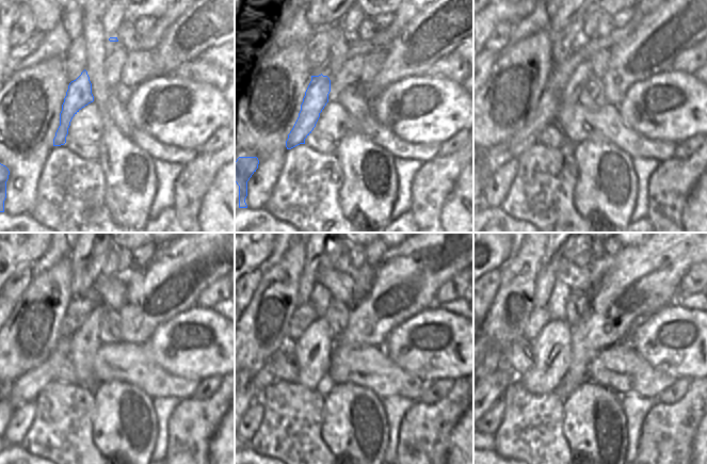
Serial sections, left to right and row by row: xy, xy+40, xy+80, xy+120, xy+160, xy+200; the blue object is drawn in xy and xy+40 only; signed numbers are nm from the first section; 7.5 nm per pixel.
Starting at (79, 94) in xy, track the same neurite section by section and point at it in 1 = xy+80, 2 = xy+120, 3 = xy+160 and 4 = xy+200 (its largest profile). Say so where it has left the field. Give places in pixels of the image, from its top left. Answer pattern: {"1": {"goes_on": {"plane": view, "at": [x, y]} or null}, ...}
{"1": {"goes_on": {"plane": "xy+80", "at": [546, 113]}}, "2": {"goes_on": {"plane": "xy+120", "at": [25, 388]}}, "3": {"goes_on": {"plane": "xy+160", "at": [267, 376]}}, "4": {"goes_on": {"plane": "xy+200", "at": [509, 367]}}}

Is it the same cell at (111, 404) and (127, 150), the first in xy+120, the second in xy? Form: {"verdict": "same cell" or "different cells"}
{"verdict": "same cell"}

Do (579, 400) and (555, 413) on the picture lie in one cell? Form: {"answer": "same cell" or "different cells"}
{"answer": "different cells"}

